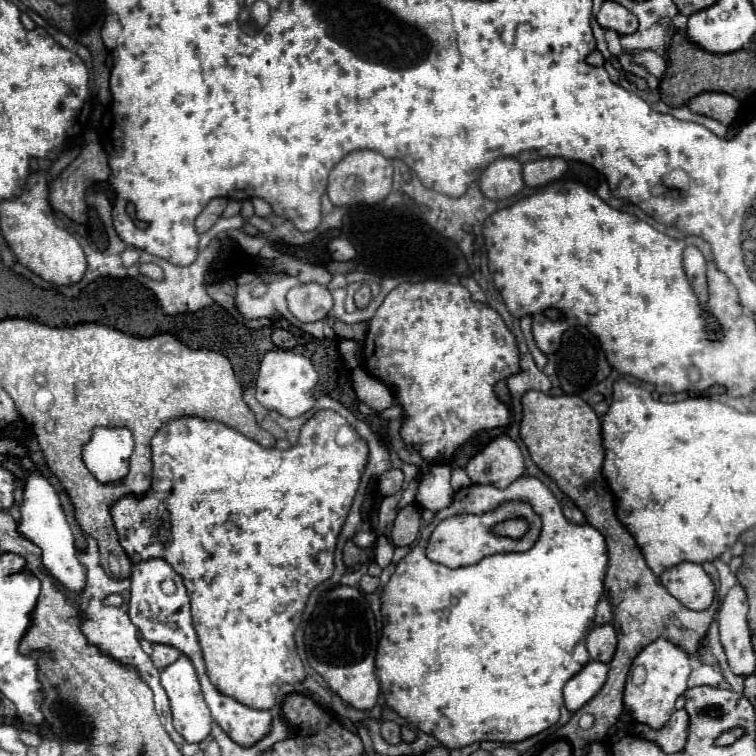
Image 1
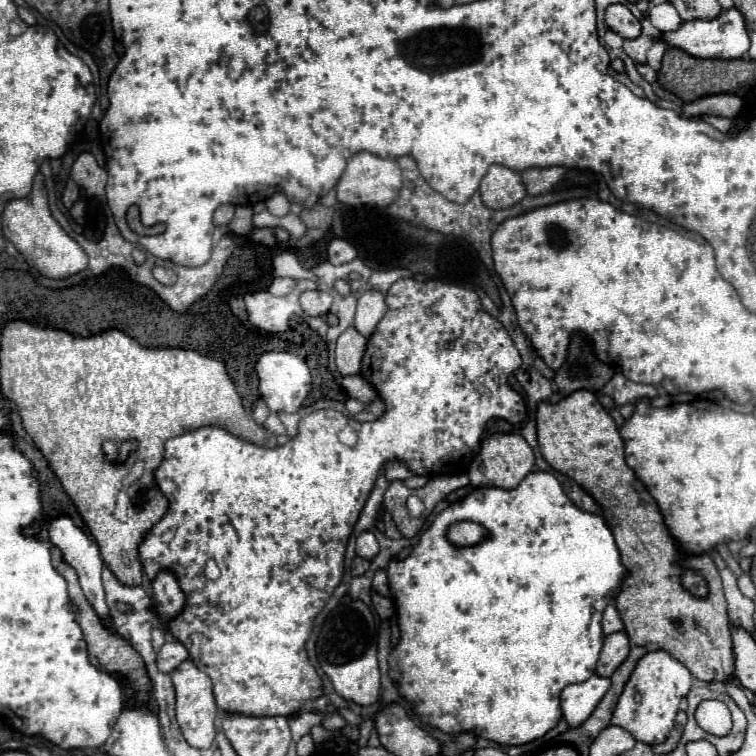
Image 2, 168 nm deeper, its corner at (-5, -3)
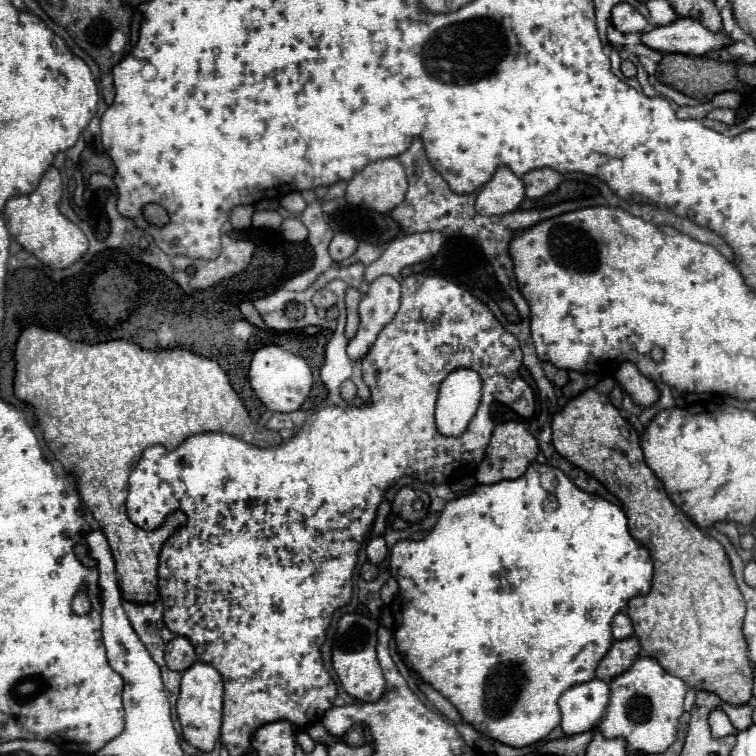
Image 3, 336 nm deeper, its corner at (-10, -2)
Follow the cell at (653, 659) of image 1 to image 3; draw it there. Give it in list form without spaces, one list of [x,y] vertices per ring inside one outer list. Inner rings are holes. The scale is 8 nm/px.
[[[638,658],[630,670],[610,682],[610,704],[600,722],[600,732],[606,738],[626,738],[628,750],[642,750],[646,754],[664,752],[674,740],[678,718],[682,716],[684,696],[688,684],[668,674],[654,658]]]

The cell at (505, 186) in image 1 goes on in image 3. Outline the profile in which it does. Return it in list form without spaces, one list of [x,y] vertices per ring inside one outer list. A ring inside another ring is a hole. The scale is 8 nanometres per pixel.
[[[500,166],[494,176],[482,186],[476,198],[476,210],[484,216],[514,212],[524,200],[524,184],[512,170]]]

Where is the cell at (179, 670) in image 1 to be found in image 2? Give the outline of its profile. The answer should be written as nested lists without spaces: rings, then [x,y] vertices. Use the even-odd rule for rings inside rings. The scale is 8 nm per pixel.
[[[191,659],[183,661],[175,671],[173,671],[173,685],[177,691],[177,703],[175,703],[175,715],[177,715],[177,723],[181,727],[181,733],[185,737],[185,741],[191,747],[197,749],[209,749],[215,741],[215,715],[217,715],[217,705],[215,705],[215,697],[213,697],[213,683],[209,679],[207,673],[203,673],[201,669],[195,667],[195,663]]]

